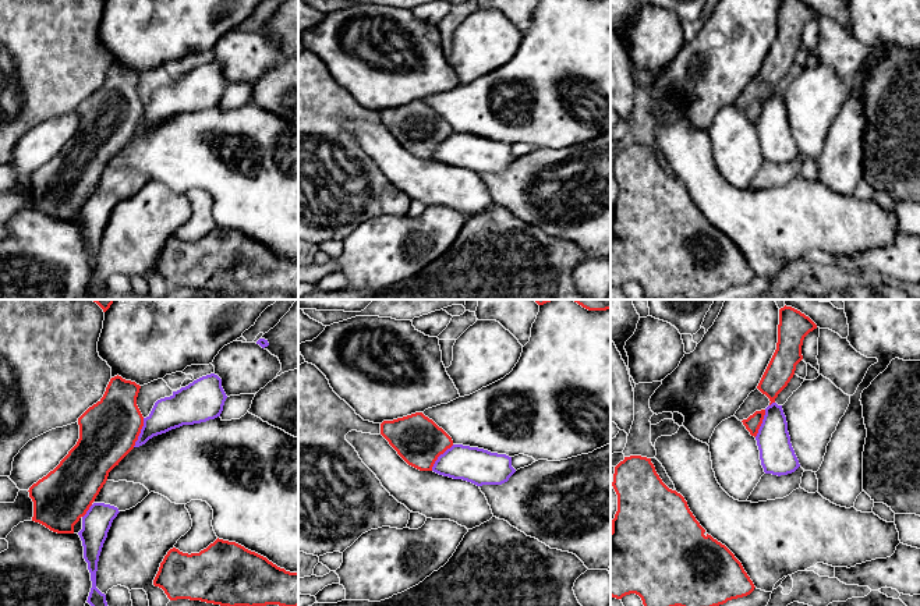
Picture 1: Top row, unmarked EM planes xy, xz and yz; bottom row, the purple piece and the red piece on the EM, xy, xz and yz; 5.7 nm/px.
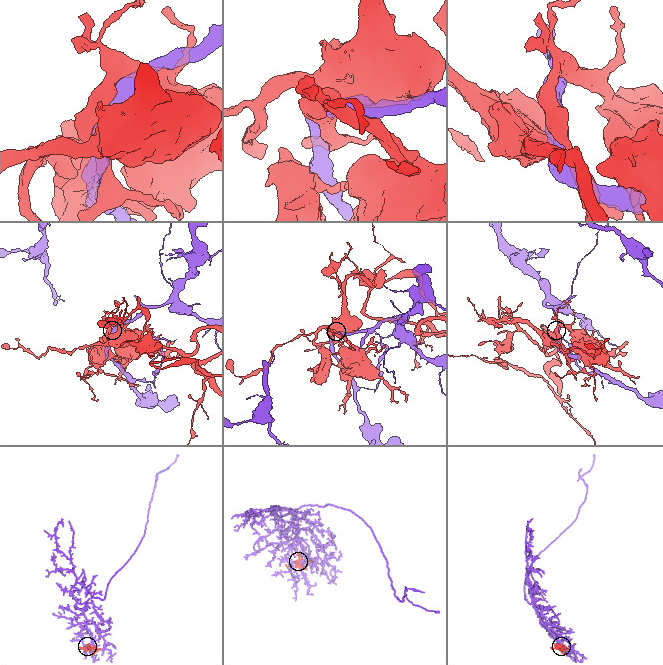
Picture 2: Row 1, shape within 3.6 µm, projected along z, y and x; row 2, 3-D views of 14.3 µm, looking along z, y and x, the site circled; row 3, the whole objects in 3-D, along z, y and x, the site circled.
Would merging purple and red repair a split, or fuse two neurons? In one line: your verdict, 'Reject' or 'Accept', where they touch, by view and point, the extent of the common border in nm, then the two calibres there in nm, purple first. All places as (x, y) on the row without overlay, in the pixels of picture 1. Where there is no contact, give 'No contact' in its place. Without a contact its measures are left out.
Reject. Touches purple at xy (141, 120). Shared border 180 nm. Thickness 190 nm (purple) against 340 nm

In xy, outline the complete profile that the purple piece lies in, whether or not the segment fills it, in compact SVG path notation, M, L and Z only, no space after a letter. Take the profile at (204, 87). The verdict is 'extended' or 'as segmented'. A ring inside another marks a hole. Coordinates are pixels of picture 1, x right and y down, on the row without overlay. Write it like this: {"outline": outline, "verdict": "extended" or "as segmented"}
{"outline": "M210 61L194 68L173 79L170 85L155 91L151 102L144 106L144 114L134 135L183 113L201 111L220 104L226 86L217 63Z", "verdict": "as segmented"}

